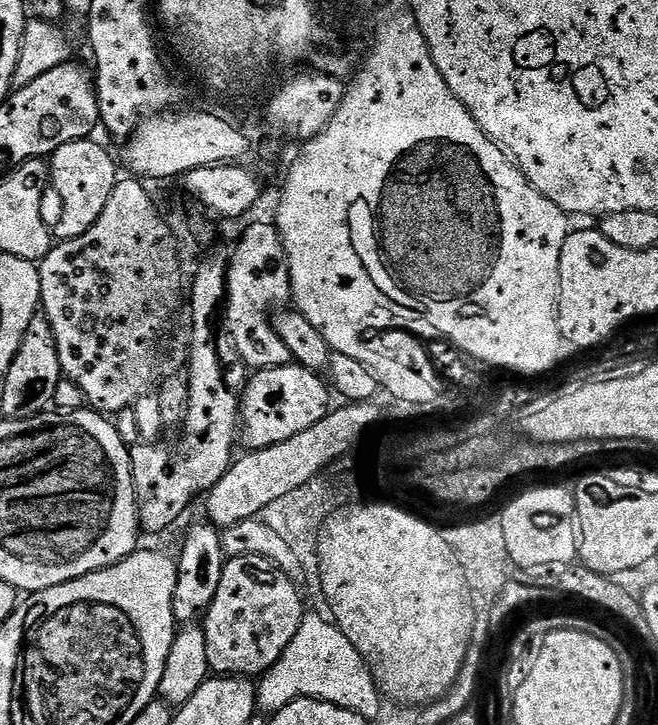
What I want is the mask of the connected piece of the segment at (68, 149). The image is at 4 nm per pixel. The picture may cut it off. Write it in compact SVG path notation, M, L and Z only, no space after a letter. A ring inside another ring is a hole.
M89 138L66 142L66 146L58 146L58 150L50 157L50 188L56 191L60 199L60 221L54 224L57 241L73 240L86 234L86 230L98 222L106 202L110 202L110 194L118 179L116 164L111 154L94 141Z

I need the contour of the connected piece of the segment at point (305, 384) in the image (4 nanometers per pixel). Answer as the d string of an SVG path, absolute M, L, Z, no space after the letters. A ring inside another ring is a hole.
M290 363L281 368L271 368L270 370L262 370L261 372L253 371L251 373L248 385L244 387L244 396L240 400L240 430L238 433L238 440L241 445L245 444L245 449L255 450L258 448L269 448L278 442L286 442L286 438L294 438L294 434L302 434L302 430L310 430L310 426L314 426L314 422L322 422L322 418L328 415L330 411L330 403L328 404L328 392L330 396L330 388L323 379L315 372L311 372L308 368L303 368L301 364Z

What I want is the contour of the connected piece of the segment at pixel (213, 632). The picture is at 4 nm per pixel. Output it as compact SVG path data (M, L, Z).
M234 556L225 563L218 594L202 616L206 658L213 673L259 678L282 658L290 638L298 634L306 615L297 581L282 574L262 556Z

